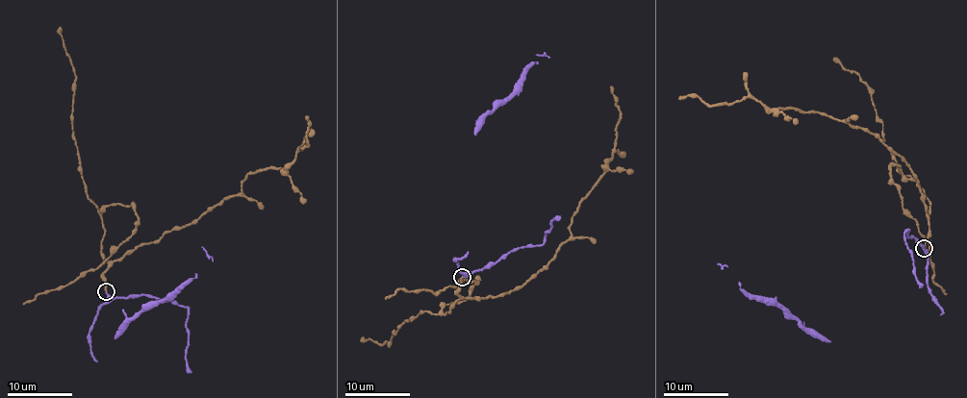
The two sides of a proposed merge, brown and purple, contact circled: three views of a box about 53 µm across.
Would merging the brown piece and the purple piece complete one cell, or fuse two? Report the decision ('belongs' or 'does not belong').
belongs

